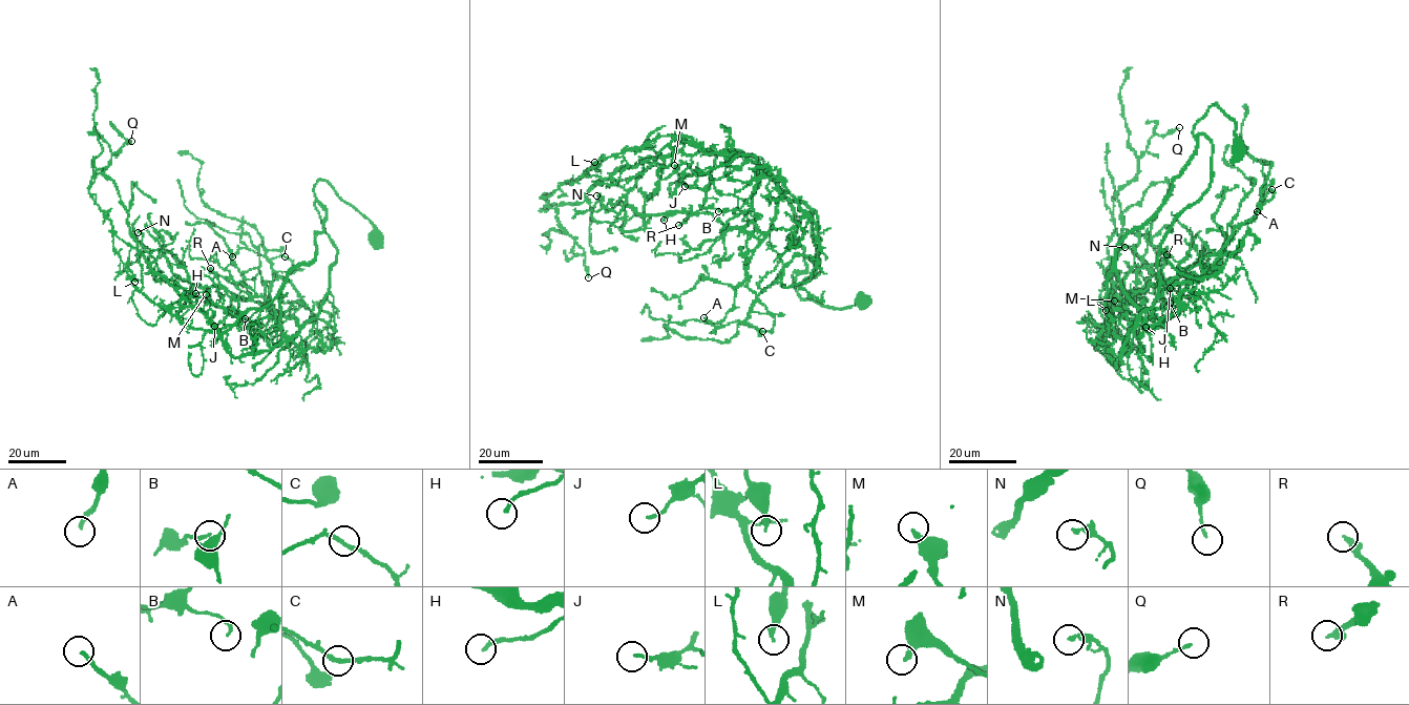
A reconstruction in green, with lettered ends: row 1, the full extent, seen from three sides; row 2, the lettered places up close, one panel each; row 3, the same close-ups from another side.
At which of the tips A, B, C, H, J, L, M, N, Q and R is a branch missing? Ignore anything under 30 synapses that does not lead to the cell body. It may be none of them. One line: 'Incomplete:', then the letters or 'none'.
Incomplete: R

